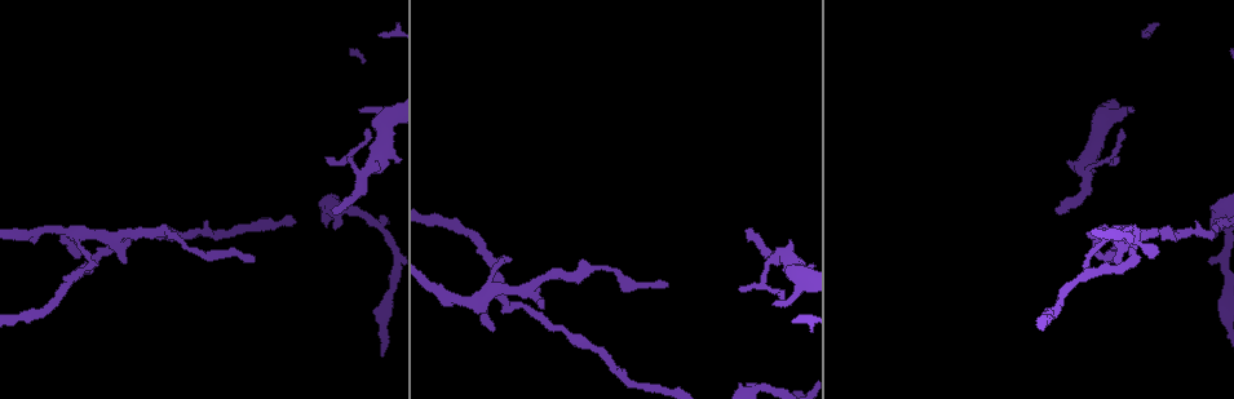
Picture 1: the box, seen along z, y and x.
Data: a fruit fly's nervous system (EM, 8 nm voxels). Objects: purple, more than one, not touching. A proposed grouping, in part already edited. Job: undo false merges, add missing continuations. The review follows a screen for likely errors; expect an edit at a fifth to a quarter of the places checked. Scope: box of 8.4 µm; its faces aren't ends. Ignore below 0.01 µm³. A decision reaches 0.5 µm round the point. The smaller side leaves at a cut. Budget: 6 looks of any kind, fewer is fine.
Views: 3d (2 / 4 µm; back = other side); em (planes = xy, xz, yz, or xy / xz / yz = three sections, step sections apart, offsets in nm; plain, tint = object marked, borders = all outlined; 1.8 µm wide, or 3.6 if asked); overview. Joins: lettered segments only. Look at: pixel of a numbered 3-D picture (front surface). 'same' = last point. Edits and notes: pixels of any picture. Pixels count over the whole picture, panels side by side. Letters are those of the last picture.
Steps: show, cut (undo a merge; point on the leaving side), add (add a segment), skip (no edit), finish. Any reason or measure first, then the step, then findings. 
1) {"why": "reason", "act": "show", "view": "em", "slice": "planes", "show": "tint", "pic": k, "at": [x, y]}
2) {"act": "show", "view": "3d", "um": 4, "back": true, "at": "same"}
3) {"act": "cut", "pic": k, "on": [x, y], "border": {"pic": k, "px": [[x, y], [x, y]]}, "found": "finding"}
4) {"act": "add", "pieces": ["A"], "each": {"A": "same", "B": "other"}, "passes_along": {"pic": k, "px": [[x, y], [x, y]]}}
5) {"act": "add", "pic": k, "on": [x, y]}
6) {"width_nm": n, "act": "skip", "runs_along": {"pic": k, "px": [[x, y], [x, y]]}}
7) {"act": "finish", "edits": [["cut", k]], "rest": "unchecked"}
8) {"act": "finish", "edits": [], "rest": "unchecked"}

{"why": "free end", "act": "show", "view": "3d", "um": 4, "pic": 1, "at": [748, 382]}

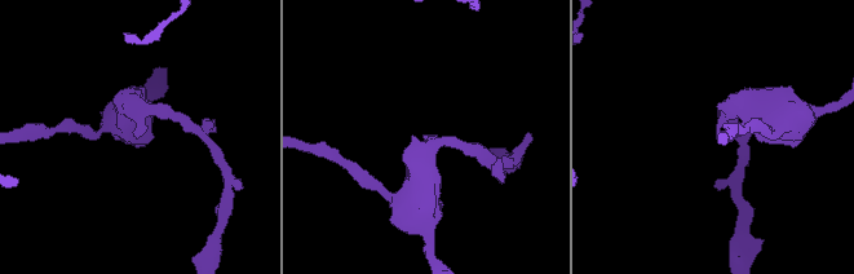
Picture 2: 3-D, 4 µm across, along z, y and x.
{"why": "need the tissue", "act": "show", "view": "em", "slice": "xy", "step": 4, "show": "tint", "pic": 2, "at": [426, 135]}

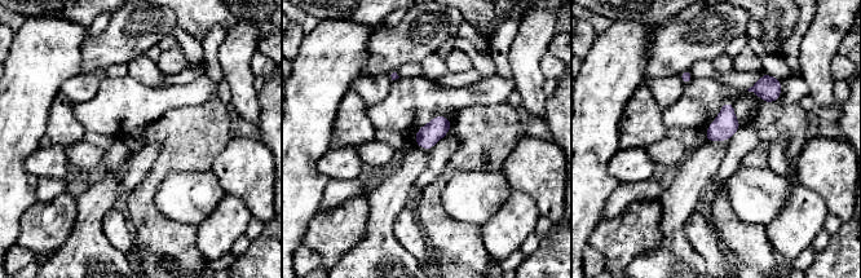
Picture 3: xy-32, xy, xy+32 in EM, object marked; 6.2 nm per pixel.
{"act": "show", "view": "em", "slice": "planes", "show": "borders", "at": "same"}

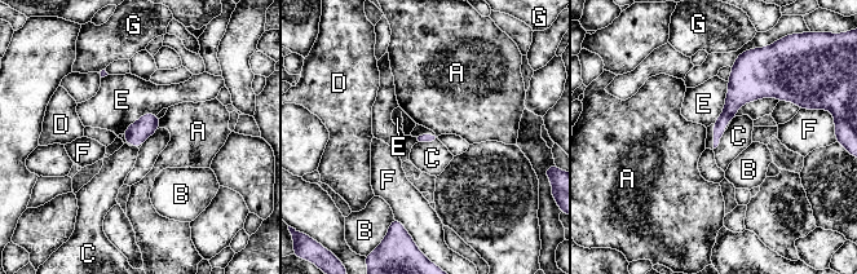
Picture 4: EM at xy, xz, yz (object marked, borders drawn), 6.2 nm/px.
{"act": "skip", "each": {"A": "other", "B": "other", "C": "other", "D": "other", "E": "other", "F": "other", "G": "other"}, "border": {"pic": 4, "px": [[438, 140], [416, 144]]}, "found": "none of them fits"}

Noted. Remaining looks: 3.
{"why": "branch stops here", "act": "show", "view": "em", "slice": "planes", "show": "borders", "pic": 1, "at": [1128, 108]}

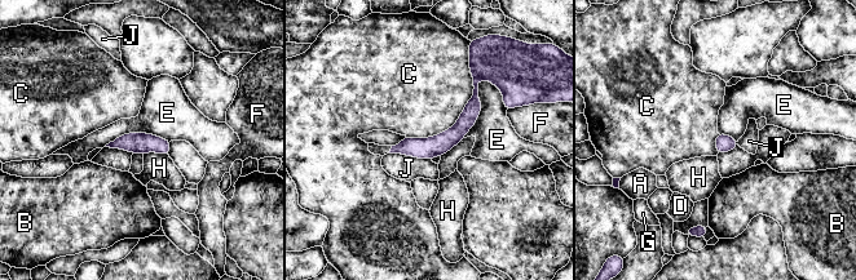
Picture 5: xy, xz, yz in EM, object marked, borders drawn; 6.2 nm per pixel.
{"act": "skip", "each": {"A": "other", "B": "other", "C": "other", "D": "other", "E": "other", "F": "other", "G": "other", "H": "other", "J": "other"}, "runs_along": {"pic": 5, "px": [[476, 100], [446, 141], [395, 150]]}, "found": "no lettered segment goes on from it"}

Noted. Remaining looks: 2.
{"why": "free end", "act": "show", "view": "em", "slice": "planes", "show": "tint", "pic": 1, "at": [1060, 215]}

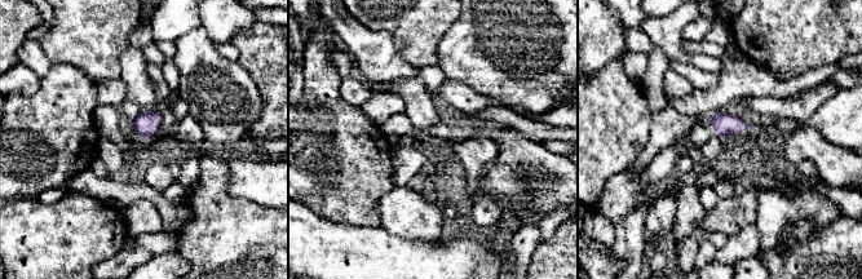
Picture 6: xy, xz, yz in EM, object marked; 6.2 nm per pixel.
{"why": "see the neighbours", "act": "show", "view": "em", "slice": "planes", "show": "borders", "at": "same"}

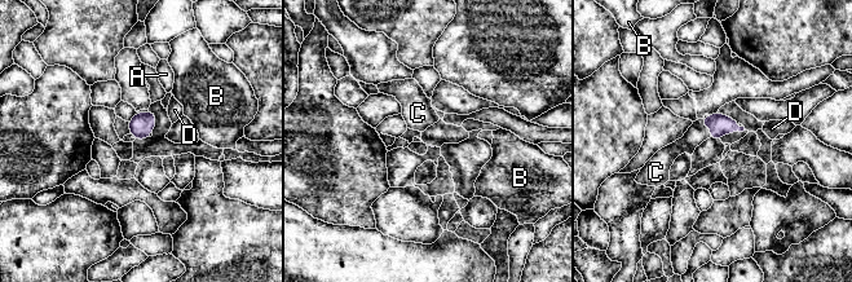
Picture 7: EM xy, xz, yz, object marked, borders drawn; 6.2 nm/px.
{"act": "add", "pieces": ["C"], "each": {"A": "other", "B": "other", "C": "same", "D": "other"}, "passes_along": {"pic": 7, "px": [[720, 124], [709, 126], [697, 133]]}, "found": "it goes on there"}

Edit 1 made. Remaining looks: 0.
{"act": "finish", "edits": [["add", 7]], "rest": "unchecked"}

